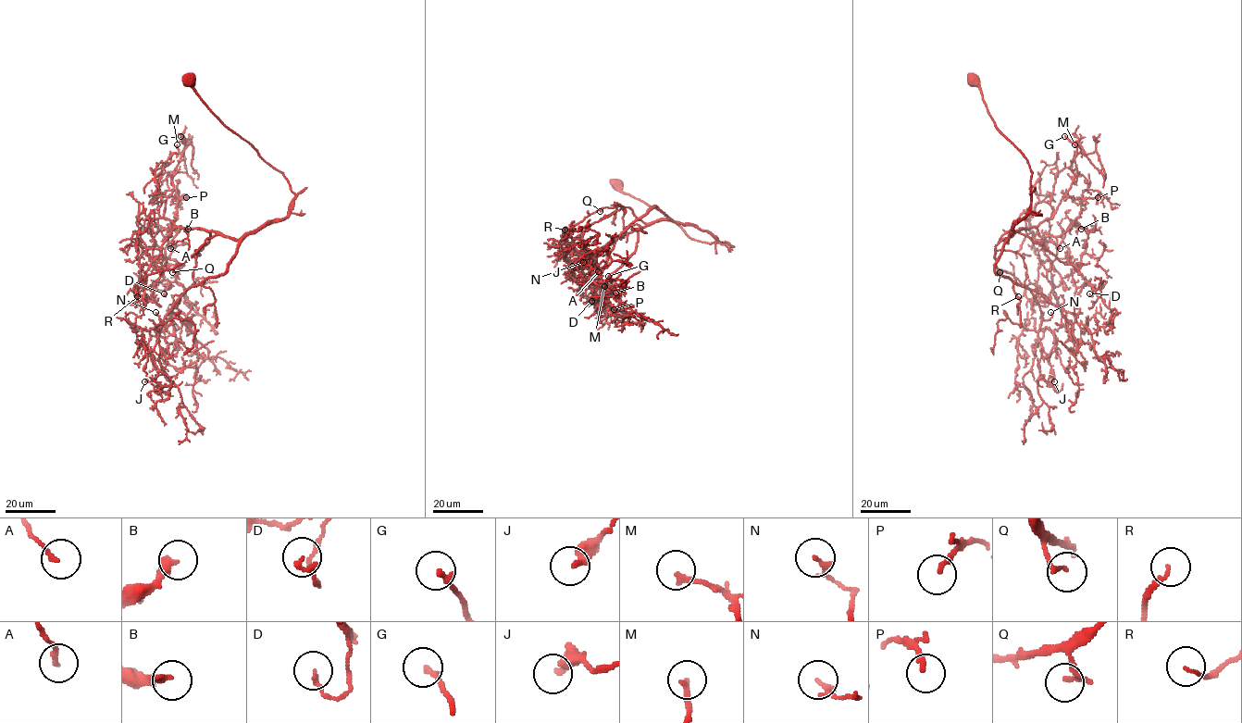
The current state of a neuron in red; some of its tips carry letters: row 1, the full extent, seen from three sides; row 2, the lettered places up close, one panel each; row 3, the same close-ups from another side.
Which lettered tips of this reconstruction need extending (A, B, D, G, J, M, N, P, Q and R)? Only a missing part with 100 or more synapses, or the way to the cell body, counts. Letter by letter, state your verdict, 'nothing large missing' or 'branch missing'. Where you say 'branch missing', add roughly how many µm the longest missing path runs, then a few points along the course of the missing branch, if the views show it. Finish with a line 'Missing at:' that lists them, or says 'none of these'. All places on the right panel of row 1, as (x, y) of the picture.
A: nothing large missing
B: nothing large missing
D: nothing large missing
G: nothing large missing
J: nothing large missing
M: nothing large missing
N: nothing large missing
P: nothing large missing
Q: nothing large missing
R: nothing large missing
Missing at: none of these

